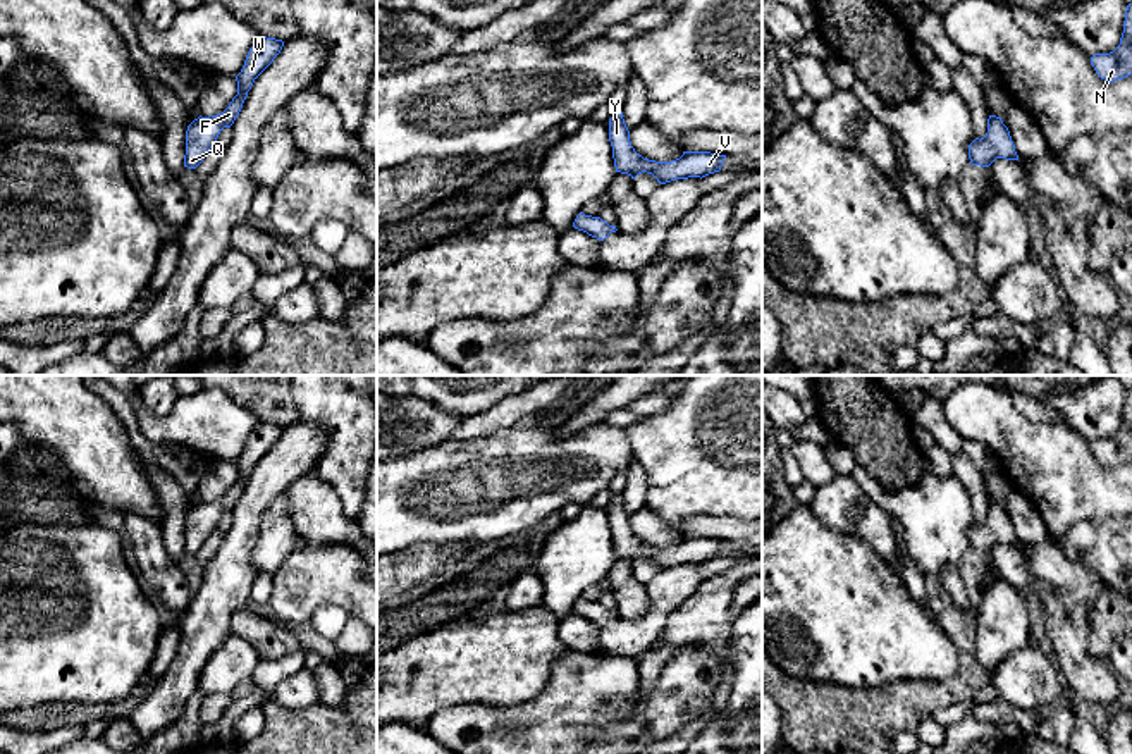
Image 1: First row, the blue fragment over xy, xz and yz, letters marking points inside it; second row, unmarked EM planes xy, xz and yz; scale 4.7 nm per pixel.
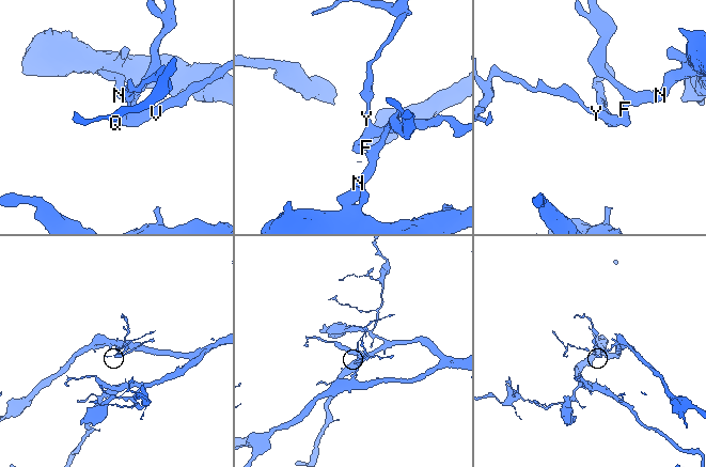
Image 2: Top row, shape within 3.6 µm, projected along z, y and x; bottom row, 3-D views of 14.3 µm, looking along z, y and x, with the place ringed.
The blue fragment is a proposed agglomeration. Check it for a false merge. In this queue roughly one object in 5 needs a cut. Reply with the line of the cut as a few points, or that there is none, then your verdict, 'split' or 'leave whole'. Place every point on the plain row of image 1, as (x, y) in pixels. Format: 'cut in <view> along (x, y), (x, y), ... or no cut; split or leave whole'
no cut; leave whole

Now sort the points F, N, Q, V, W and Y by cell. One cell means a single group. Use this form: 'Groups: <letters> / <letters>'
Groups: F N Q V W Y

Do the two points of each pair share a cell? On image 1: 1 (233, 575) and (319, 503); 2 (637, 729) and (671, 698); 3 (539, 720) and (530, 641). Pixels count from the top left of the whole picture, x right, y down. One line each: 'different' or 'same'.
1: different
2: same
3: different

